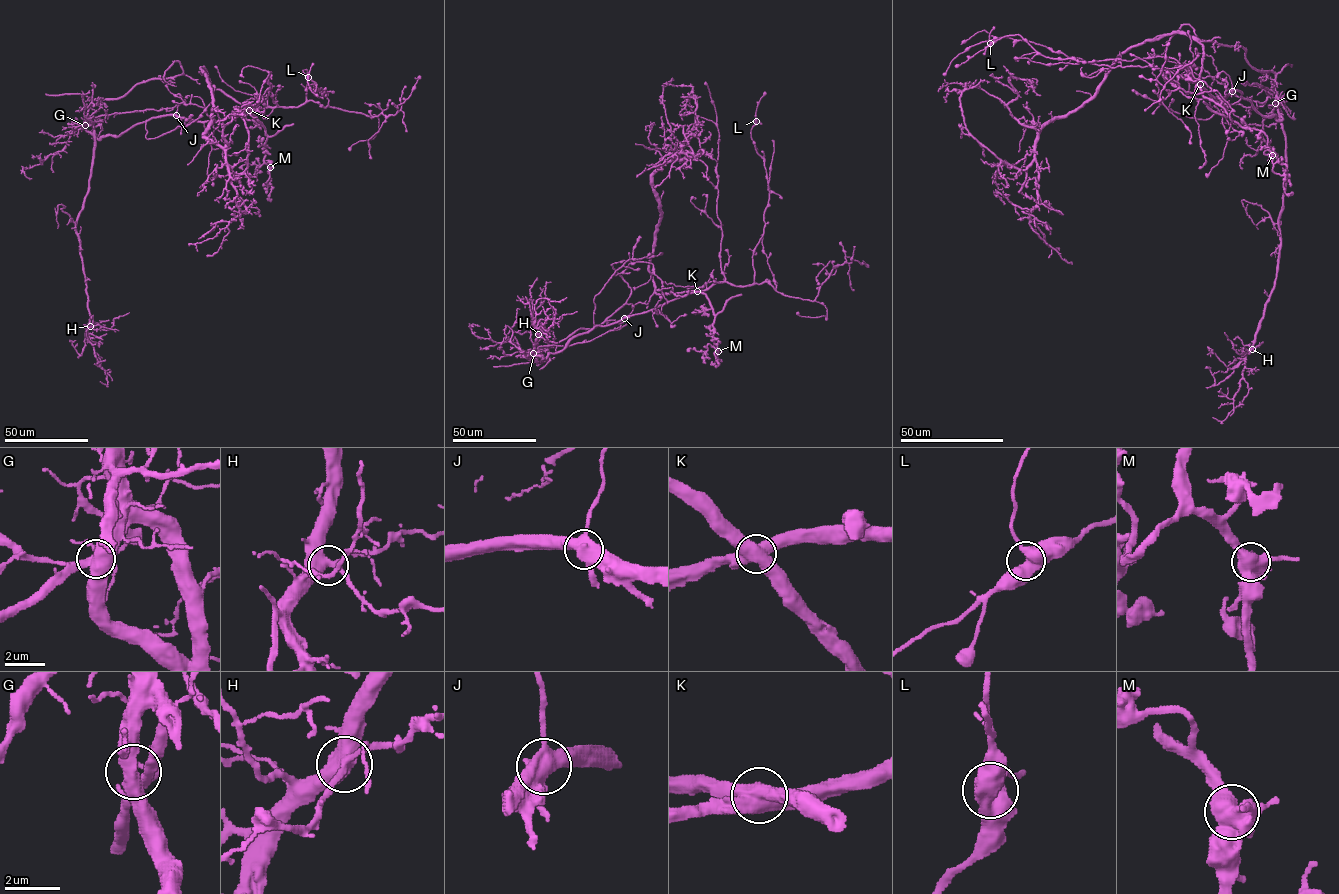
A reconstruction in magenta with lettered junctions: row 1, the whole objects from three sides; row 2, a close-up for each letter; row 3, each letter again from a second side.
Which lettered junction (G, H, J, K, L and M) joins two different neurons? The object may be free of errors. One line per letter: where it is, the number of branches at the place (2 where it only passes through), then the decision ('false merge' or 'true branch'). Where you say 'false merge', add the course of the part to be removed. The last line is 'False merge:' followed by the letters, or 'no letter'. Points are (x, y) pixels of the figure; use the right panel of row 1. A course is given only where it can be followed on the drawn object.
G: place (1275, 103); branches 4; true branch
H: place (1252, 349); branches 4; true branch
J: place (1232, 91); branches 4; true branch
K: place (1200, 84); branches 4; false merge; course (1200, 84), (1202, 46), (1185, 34), (1127, 48), (1043, 127), (1025, 169), (973, 136), (961, 91), (945, 102)
L: place (990, 43); branches 3; true branch
M: place (1272, 155); branches 4; true branch
False merge: K

